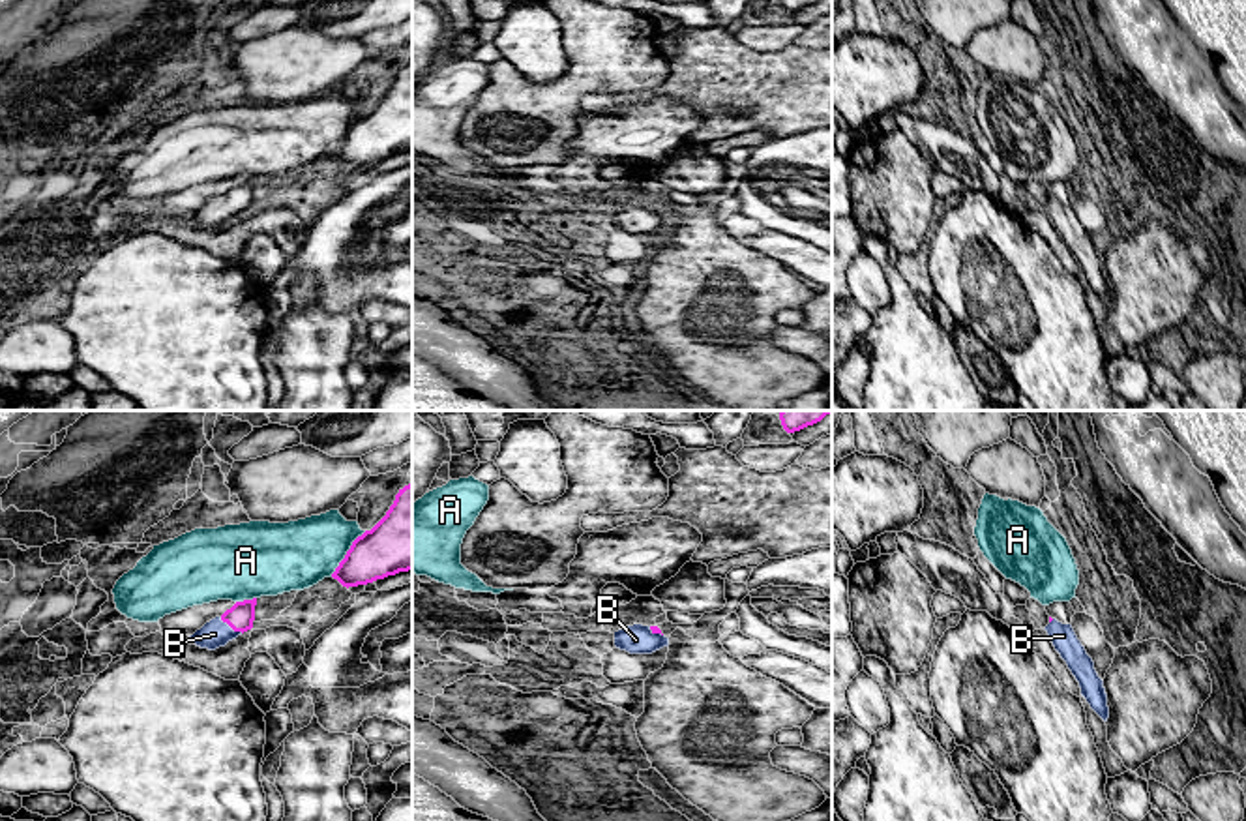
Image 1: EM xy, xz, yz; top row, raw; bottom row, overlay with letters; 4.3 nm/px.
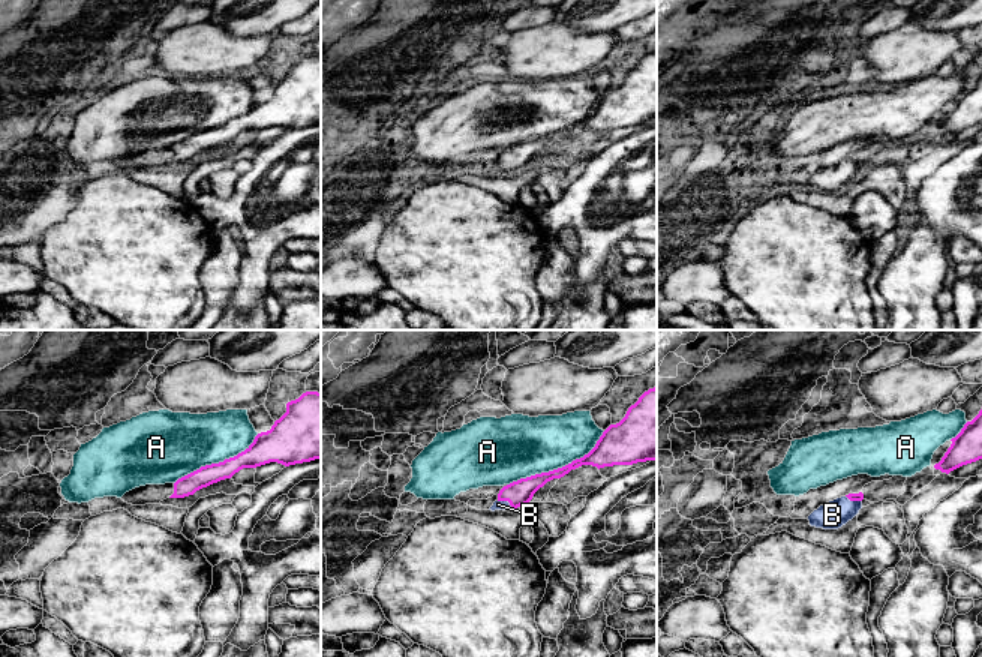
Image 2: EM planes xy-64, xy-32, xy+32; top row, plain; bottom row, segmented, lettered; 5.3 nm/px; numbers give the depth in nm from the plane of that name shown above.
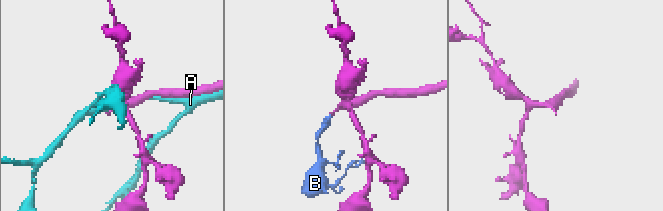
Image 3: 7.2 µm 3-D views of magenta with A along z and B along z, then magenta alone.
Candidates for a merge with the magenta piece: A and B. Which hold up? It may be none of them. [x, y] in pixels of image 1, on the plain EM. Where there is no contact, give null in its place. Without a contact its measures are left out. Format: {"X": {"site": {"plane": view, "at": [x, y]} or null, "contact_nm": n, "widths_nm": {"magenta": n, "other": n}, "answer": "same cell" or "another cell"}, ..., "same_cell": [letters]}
{"A": {"site": {"plane": "xy", "at": [347, 134]}, "contact_nm": 260, "widths_nm": {"magenta": 260, "other": 300}, "answer": "another cell"}, "B": {"site": {"plane": "xy", "at": [231, 207]}, "contact_nm": 120, "widths_nm": {"magenta": 120, "other": 120}, "answer": "same cell"}, "same_cell": ["B"]}

